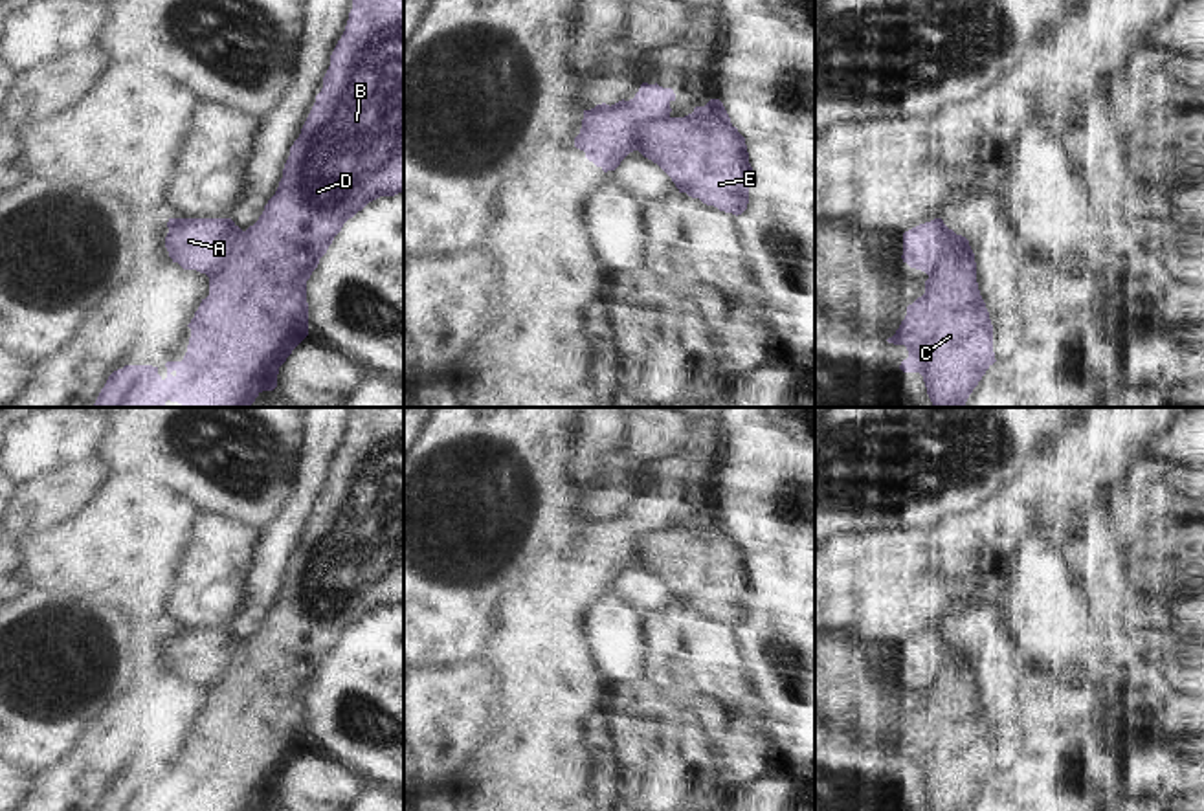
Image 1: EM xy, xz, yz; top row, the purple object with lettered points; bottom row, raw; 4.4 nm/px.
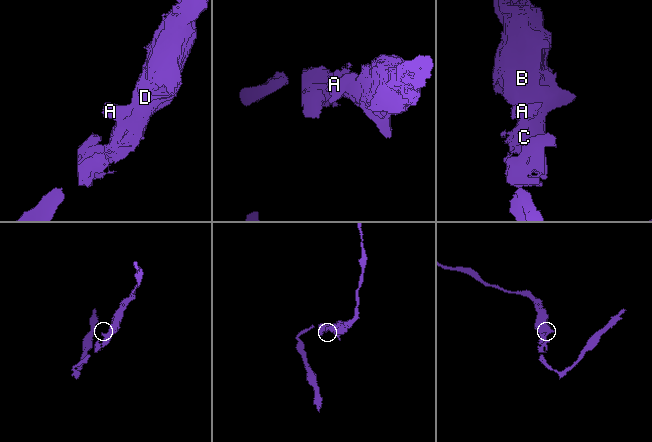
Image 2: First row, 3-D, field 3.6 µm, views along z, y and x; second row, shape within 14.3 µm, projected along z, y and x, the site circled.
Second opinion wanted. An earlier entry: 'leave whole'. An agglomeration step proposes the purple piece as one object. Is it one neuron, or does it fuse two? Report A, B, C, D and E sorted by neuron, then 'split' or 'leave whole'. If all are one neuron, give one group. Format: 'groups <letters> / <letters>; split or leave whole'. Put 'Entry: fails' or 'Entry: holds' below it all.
groups A / B C D E; split
Entry: fails

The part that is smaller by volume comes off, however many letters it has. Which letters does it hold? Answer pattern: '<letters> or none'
A

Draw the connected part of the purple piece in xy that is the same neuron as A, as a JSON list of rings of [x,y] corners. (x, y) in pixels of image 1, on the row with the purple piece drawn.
[[[169,218],[165,248],[173,262],[207,277],[239,253],[244,231],[231,218]]]

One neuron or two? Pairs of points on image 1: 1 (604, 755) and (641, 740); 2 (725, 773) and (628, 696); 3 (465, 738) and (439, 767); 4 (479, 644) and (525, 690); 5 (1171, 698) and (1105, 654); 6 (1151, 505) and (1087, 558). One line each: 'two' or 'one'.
1: two
2: one
3: one
4: two
5: one
6: two

